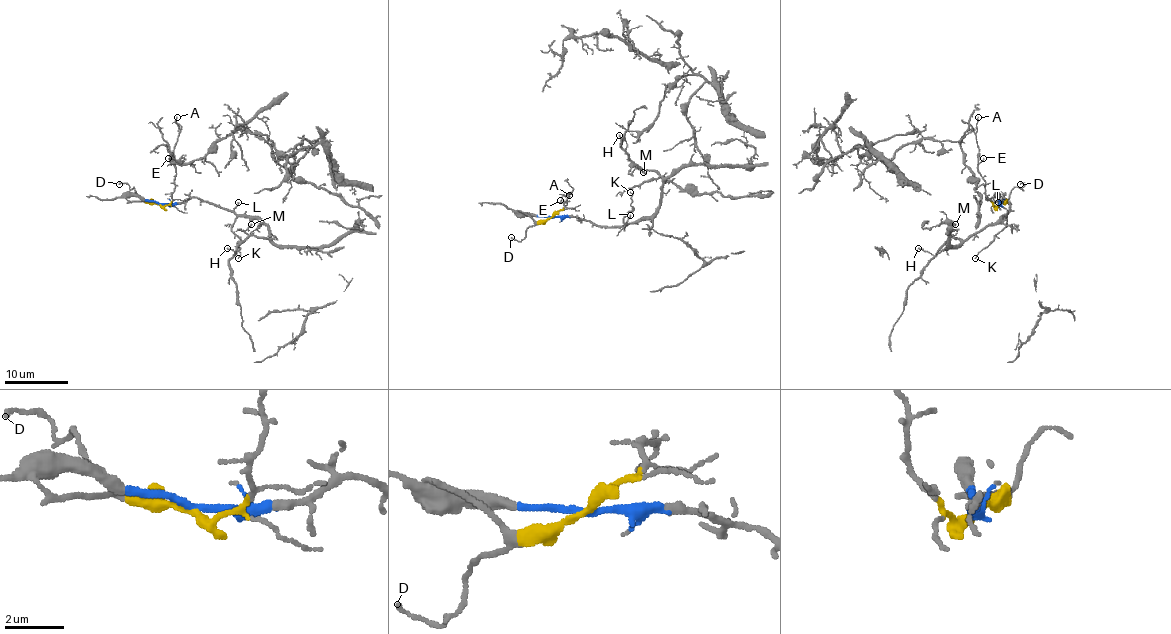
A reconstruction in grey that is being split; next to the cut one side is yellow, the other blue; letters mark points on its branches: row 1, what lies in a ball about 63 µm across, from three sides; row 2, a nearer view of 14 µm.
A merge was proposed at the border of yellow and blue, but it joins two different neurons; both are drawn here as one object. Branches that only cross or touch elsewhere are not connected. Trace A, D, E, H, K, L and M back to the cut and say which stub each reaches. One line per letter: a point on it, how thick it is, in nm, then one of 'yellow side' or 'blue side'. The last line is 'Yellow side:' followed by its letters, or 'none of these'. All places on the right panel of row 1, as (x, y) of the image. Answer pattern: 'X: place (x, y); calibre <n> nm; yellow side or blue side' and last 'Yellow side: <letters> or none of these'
A: place (978, 117); calibre 120 nm; yellow side
D: place (1020, 184); calibre 110 nm; yellow side
E: place (983, 158); calibre 90 nm; yellow side
H: place (918, 248); calibre 130 nm; blue side
K: place (975, 258); calibre 100 nm; blue side
L: place (998, 202); calibre 120 nm; blue side
M: place (955, 224); calibre 90 nm; blue side
Yellow side: A, D, E

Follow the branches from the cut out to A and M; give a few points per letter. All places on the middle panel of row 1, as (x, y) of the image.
A: (552, 217), (560, 211), (566, 195), (571, 192), (569, 195)
M: (552, 217), (591, 221), (606, 227), (637, 224), (660, 203), (663, 181), (655, 171), (641, 168), (644, 173)

